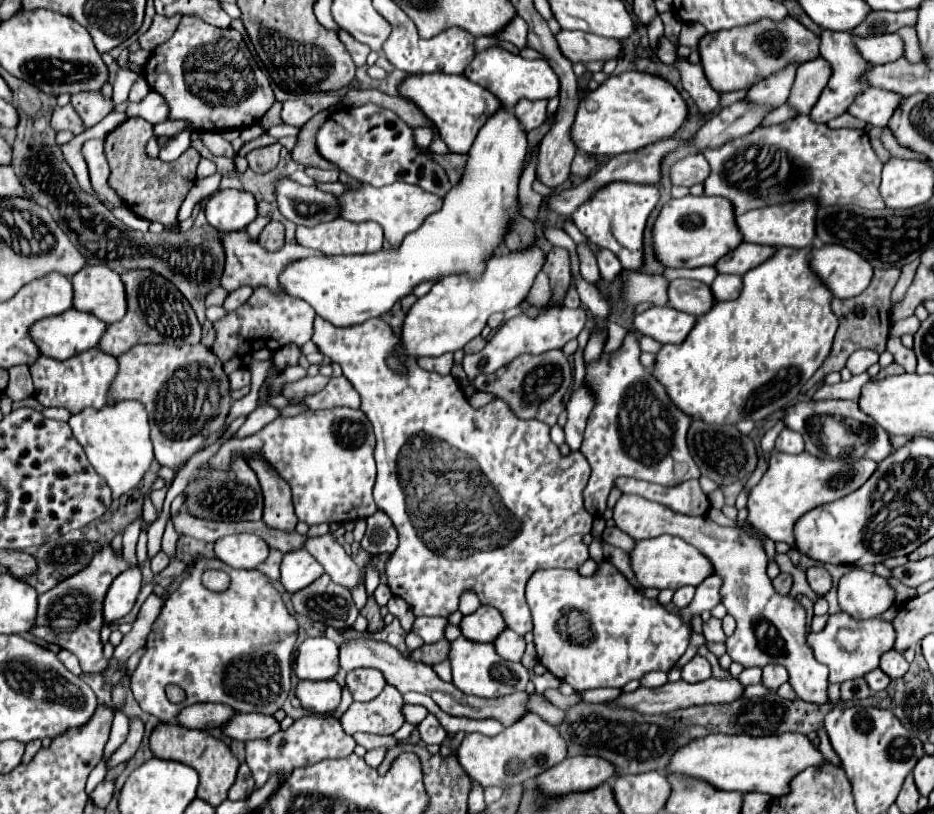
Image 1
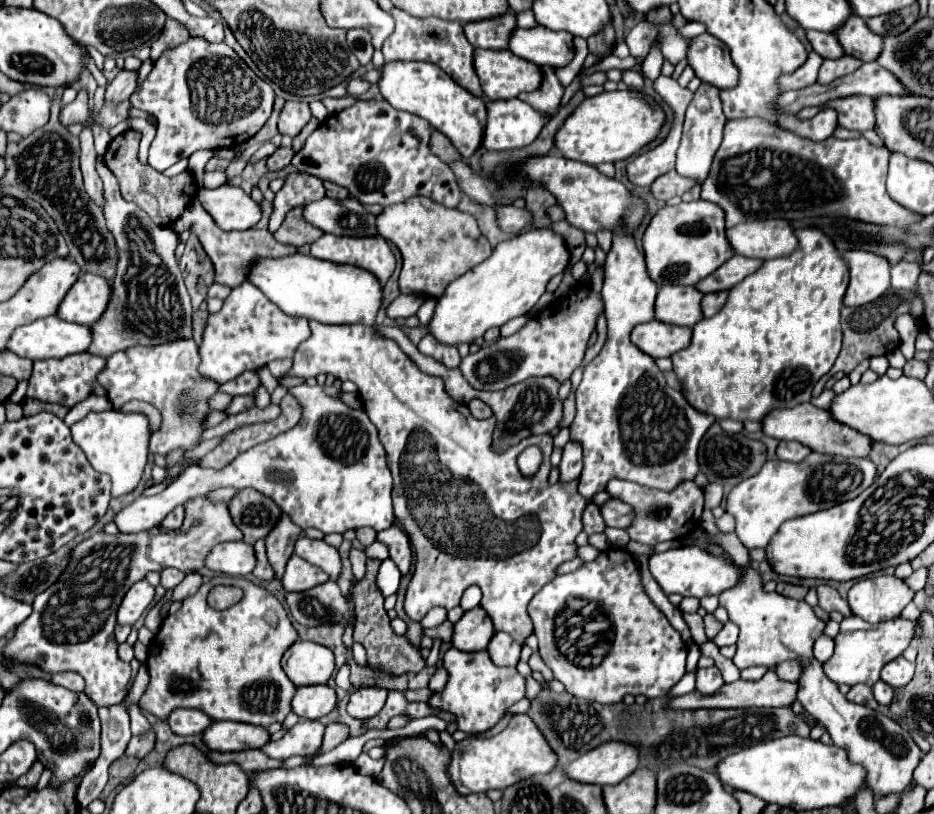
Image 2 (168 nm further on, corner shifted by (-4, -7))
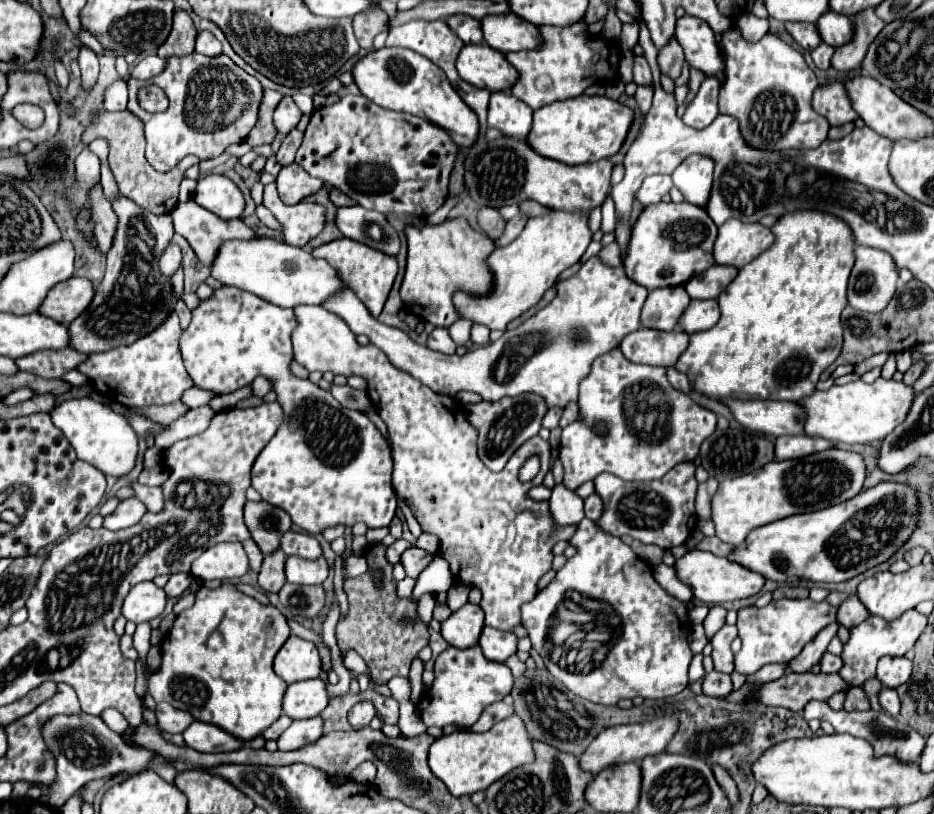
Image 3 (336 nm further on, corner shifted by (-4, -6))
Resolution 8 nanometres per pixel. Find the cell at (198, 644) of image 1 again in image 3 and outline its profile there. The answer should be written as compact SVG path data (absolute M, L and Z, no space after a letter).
M223 583L217 589L201 587L195 595L193 607L177 615L171 631L161 641L161 667L149 677L149 693L157 703L169 703L177 709L189 711L197 721L213 723L231 735L249 741L275 723L283 713L281 701L287 683L275 675L273 659L289 637L291 629L285 615L271 603L259 603L241 593L233 583Z

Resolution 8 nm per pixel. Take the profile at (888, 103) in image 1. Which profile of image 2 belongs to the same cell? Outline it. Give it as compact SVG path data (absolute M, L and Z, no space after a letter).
M845 96L845 98L829 100L821 106L807 106L797 116L801 120L807 120L807 118L813 118L819 110L825 110L825 108L833 108L837 112L839 126L843 126L847 130L863 132L863 130L871 130L875 126L875 120L873 120L875 108L871 108L869 96Z

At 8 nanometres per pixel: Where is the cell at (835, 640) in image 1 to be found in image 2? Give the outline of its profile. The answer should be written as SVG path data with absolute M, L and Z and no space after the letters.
M851 616L851 618L843 618L841 622L841 630L835 638L835 654L831 660L827 660L827 664L823 664L823 670L827 674L829 680L833 680L835 684L875 684L879 680L879 672L881 668L895 660L897 656L901 656L905 652L905 648L909 646L909 642L915 636L915 622L913 620L905 620L905 618L895 618L883 624L867 624L863 618L859 616Z

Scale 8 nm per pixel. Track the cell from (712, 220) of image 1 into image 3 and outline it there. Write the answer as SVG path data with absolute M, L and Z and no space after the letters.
M655 203L647 205L633 225L631 243L623 267L627 275L647 287L675 287L687 283L691 275L705 271L715 265L713 245L717 239L717 225L707 215L705 207L695 207L693 203Z

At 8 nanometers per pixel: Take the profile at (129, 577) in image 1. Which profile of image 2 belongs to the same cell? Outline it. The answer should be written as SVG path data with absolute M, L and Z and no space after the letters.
M147 580L133 584L119 606L117 622L133 626L149 610L149 606L153 604L153 598L155 598L155 588Z

